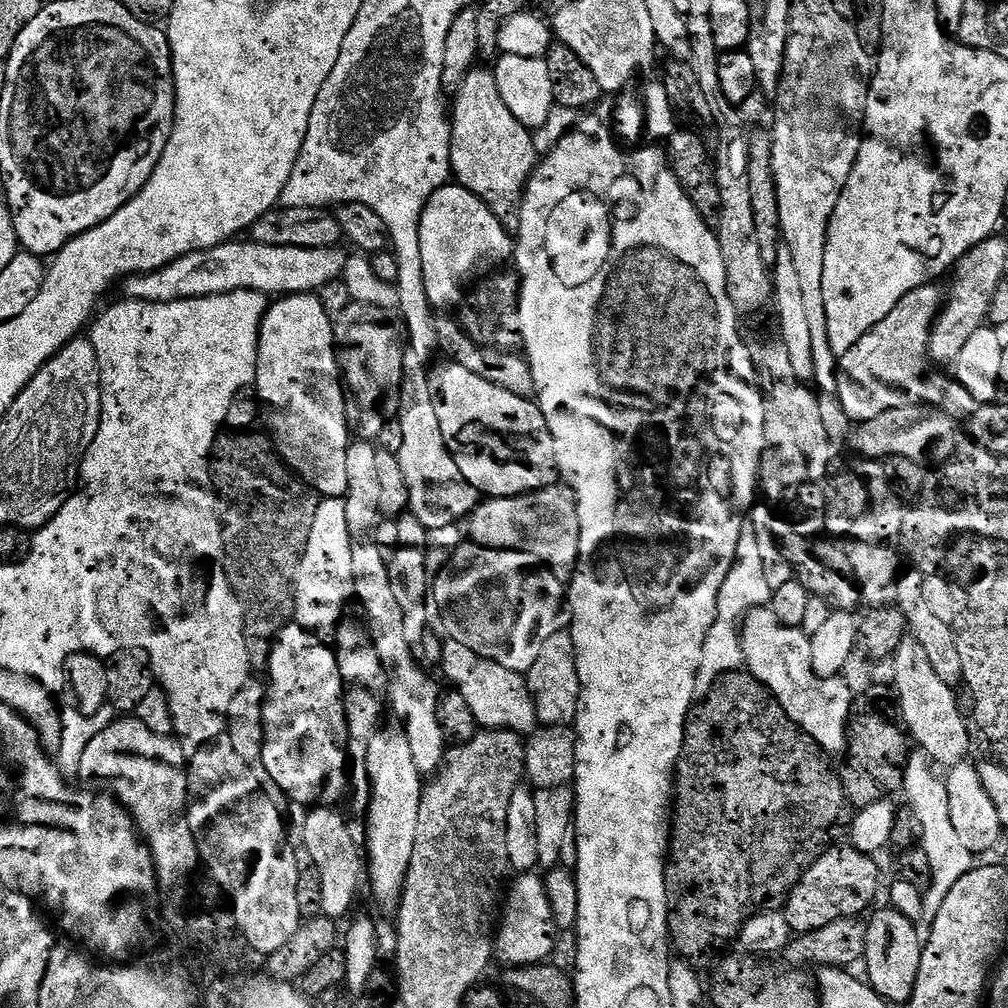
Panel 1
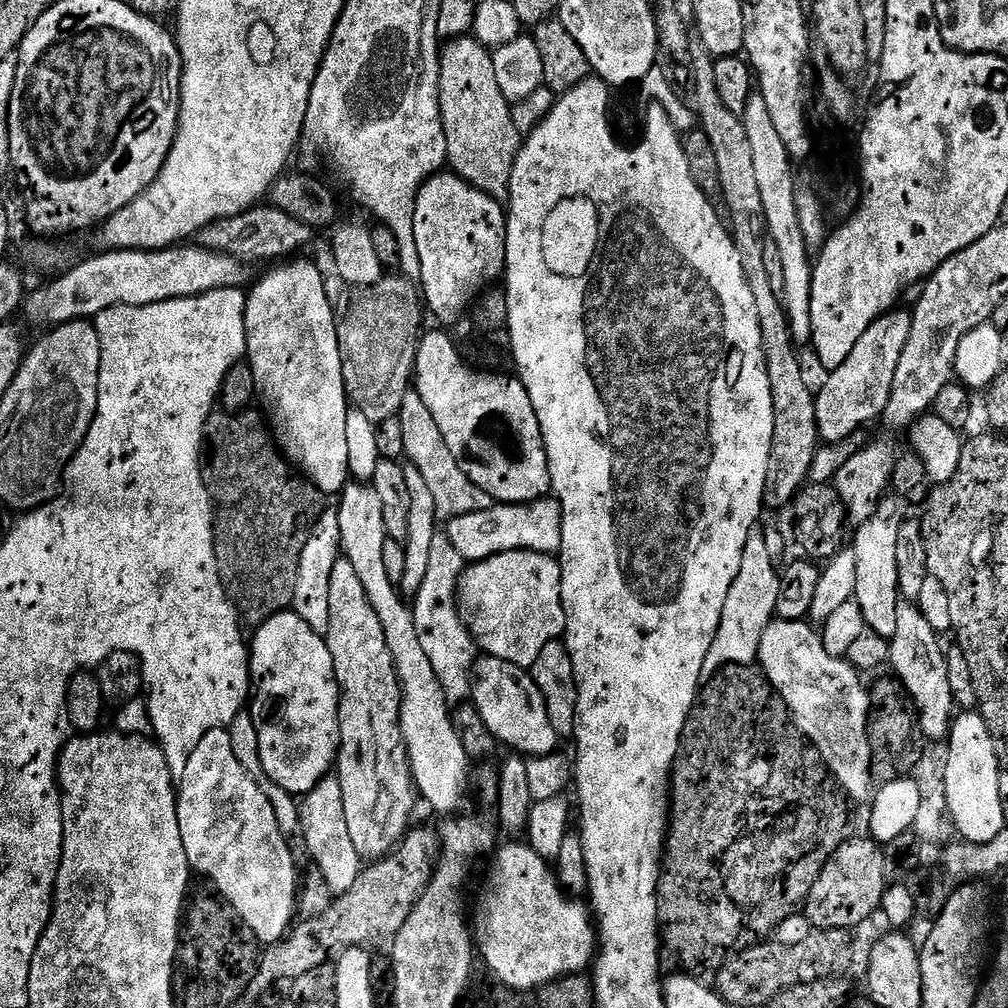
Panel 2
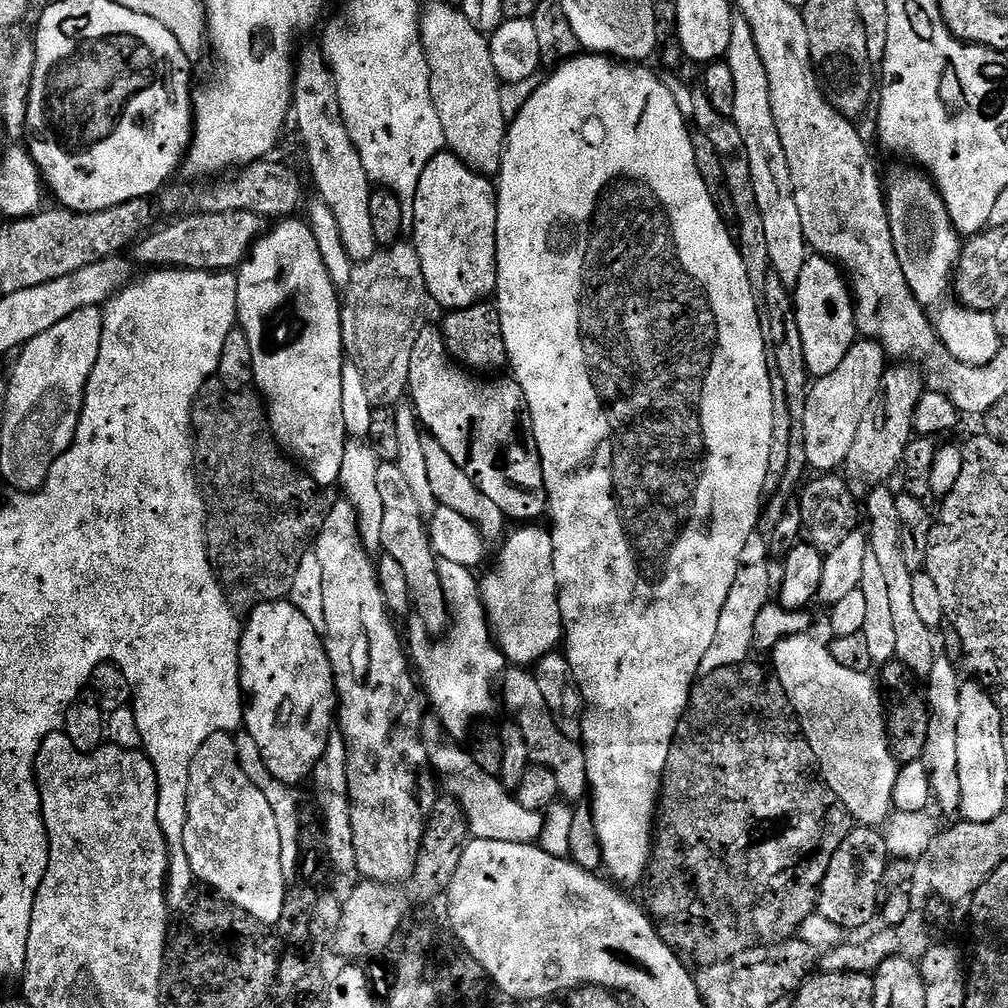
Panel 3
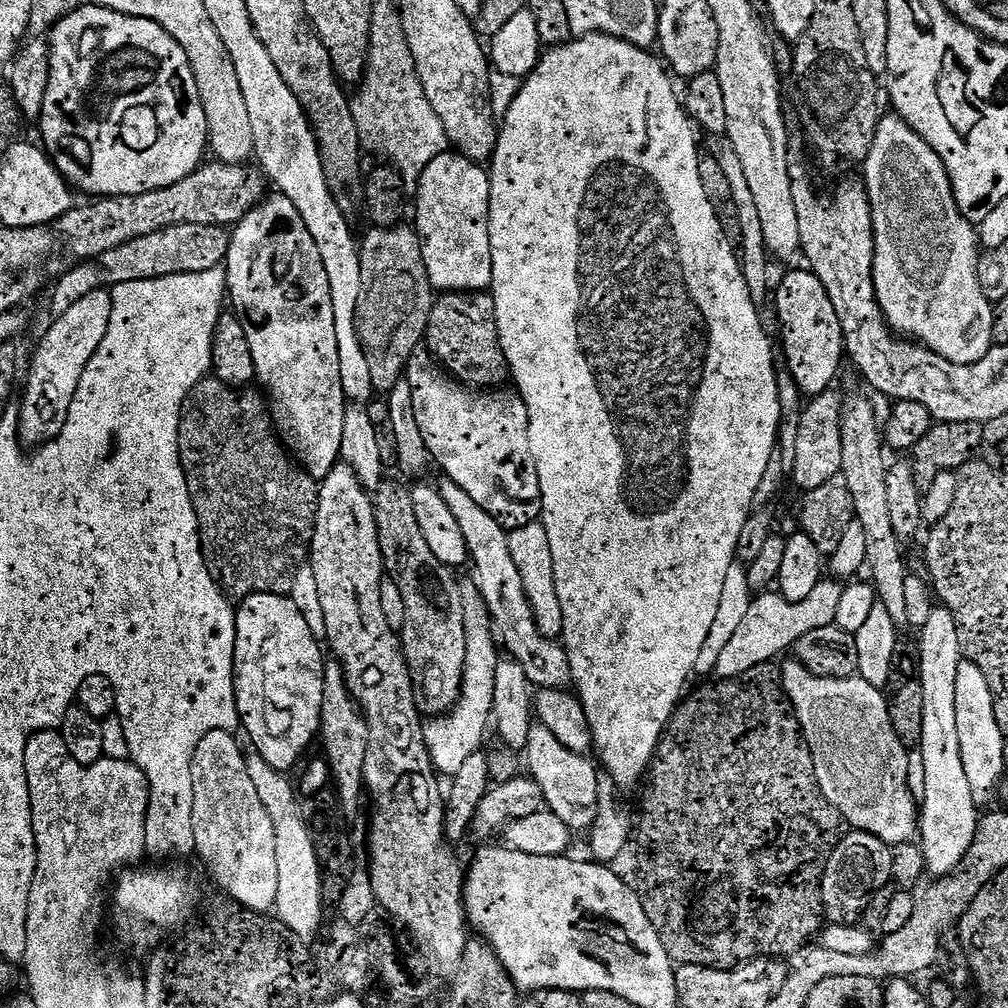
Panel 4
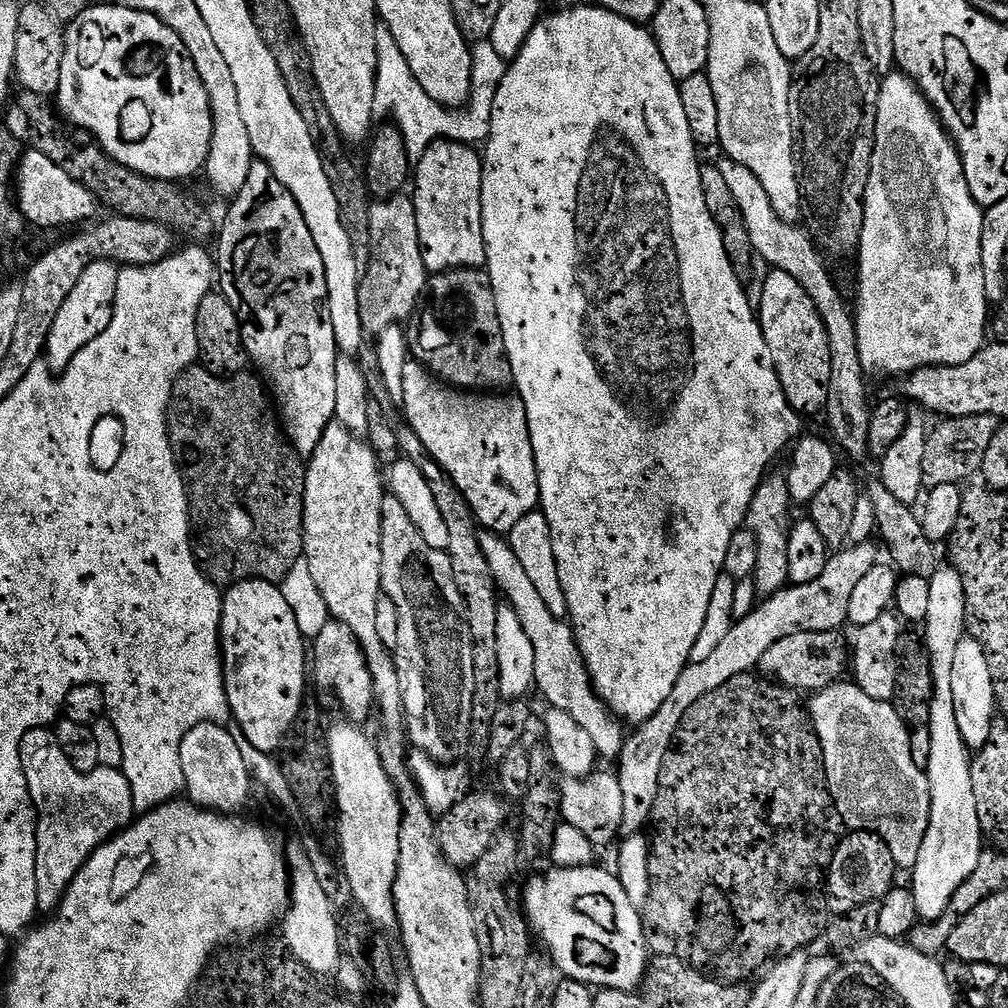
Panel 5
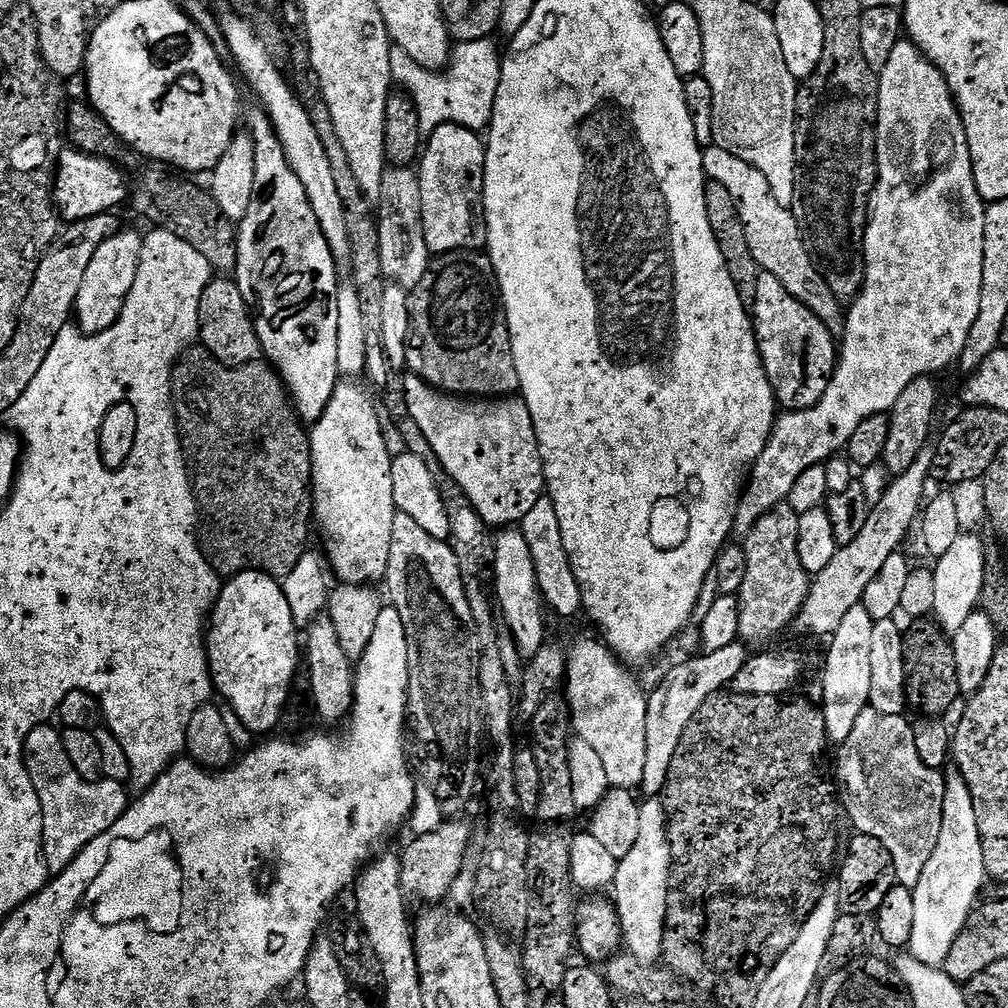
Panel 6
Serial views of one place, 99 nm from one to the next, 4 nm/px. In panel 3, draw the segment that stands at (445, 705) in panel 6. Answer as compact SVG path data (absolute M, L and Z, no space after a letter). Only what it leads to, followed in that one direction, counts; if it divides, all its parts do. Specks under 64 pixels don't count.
M396 463L378 466L378 491L382 497L383 555L395 558L401 564L410 585L414 616L424 623L426 631L444 634L449 629L448 606L439 582L438 557L428 537L426 513L418 506L418 498L414 498L406 474L402 474Z

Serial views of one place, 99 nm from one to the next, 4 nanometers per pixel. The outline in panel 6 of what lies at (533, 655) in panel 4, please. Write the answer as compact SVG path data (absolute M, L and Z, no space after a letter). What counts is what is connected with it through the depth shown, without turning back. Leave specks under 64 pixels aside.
M599 639L596 640L576 640L572 648L570 646L567 649L562 696L568 705L570 727L582 742L587 742L598 753L606 770L606 778L612 788L636 790L640 788L642 774L646 774L648 696L640 689L639 682L628 674L629 669L613 655L612 649Z

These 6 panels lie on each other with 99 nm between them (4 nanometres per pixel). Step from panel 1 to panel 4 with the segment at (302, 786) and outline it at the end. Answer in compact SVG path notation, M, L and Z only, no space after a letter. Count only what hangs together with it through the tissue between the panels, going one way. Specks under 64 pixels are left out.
M254 594L239 601L236 608L236 645L234 646L234 690L243 731L252 739L255 755L266 758L274 770L288 774L305 759L308 747L320 735L322 690L324 689L325 649L306 626L302 610L288 596Z

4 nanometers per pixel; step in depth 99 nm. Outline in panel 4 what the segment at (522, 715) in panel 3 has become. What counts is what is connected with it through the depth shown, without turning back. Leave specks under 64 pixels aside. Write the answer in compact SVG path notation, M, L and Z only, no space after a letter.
M539 722L533 723L526 749L527 775L542 786L547 811L558 814L569 830L591 828L598 814L598 798L602 791L601 773L597 765L592 765L588 759L587 755L566 750L566 746L562 746L562 742L558 742L558 738L554 738L546 726Z

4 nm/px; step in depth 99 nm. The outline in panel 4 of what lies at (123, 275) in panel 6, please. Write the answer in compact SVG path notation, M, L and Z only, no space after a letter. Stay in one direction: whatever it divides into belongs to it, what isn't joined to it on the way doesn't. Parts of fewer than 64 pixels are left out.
M97 290L78 298L62 318L50 326L46 335L39 337L32 365L28 368L28 385L24 388L24 401L18 404L20 427L18 435L25 445L39 446L56 439L66 426L70 414L70 404L74 394L78 394L78 382L82 382L82 370L94 358L106 329L110 327L112 294L108 290Z

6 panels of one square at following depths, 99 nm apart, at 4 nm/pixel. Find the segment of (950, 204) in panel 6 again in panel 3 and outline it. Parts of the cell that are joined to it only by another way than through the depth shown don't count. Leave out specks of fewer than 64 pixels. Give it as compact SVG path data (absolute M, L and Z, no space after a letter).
M908 167L912 168L896 168L886 176L890 230L898 262L902 262L902 274L906 274L906 282L919 304L926 310L936 308L934 327L946 350L967 364L989 364L1002 347L1002 337L994 326L992 314L976 312L950 298L954 273L960 262L962 237L950 218L942 194L936 189L935 180L919 167Z

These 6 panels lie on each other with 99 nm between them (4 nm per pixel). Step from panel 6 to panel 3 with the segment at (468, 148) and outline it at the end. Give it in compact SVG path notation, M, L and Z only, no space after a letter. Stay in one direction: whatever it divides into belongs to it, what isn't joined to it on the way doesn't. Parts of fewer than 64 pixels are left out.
M439 152L430 166L422 170L422 182L418 182L416 197L410 201L410 240L422 262L429 297L435 303L437 300L444 310L469 308L485 303L495 293L497 234L496 184L489 177L470 170L453 152Z

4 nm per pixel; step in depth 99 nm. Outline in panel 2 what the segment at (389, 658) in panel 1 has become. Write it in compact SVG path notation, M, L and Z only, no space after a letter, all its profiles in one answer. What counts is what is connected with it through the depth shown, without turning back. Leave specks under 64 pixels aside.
M349 482L344 491L339 493L338 501L338 526L340 527L340 550L343 559L354 566L354 571L362 581L362 587L366 590L366 598L370 598L370 606L374 606L374 614L378 614L378 622L382 622L382 630L386 634L386 646L390 646L390 654L394 658L396 673L400 679L400 725L408 751L408 761L412 767L412 781L416 783L416 791L419 799L424 800L436 812L448 812L444 814L456 814L461 811L464 799L468 796L468 784L470 788L470 761L466 750L462 750L462 741L452 725L452 712L450 703L443 693L442 685L434 674L433 665L421 645L418 633L415 629L415 620L412 617L412 608L406 603L399 587L390 582L390 574L386 574L386 557L384 548L389 540L386 534L386 518L382 518L382 501L376 491L364 482Z

